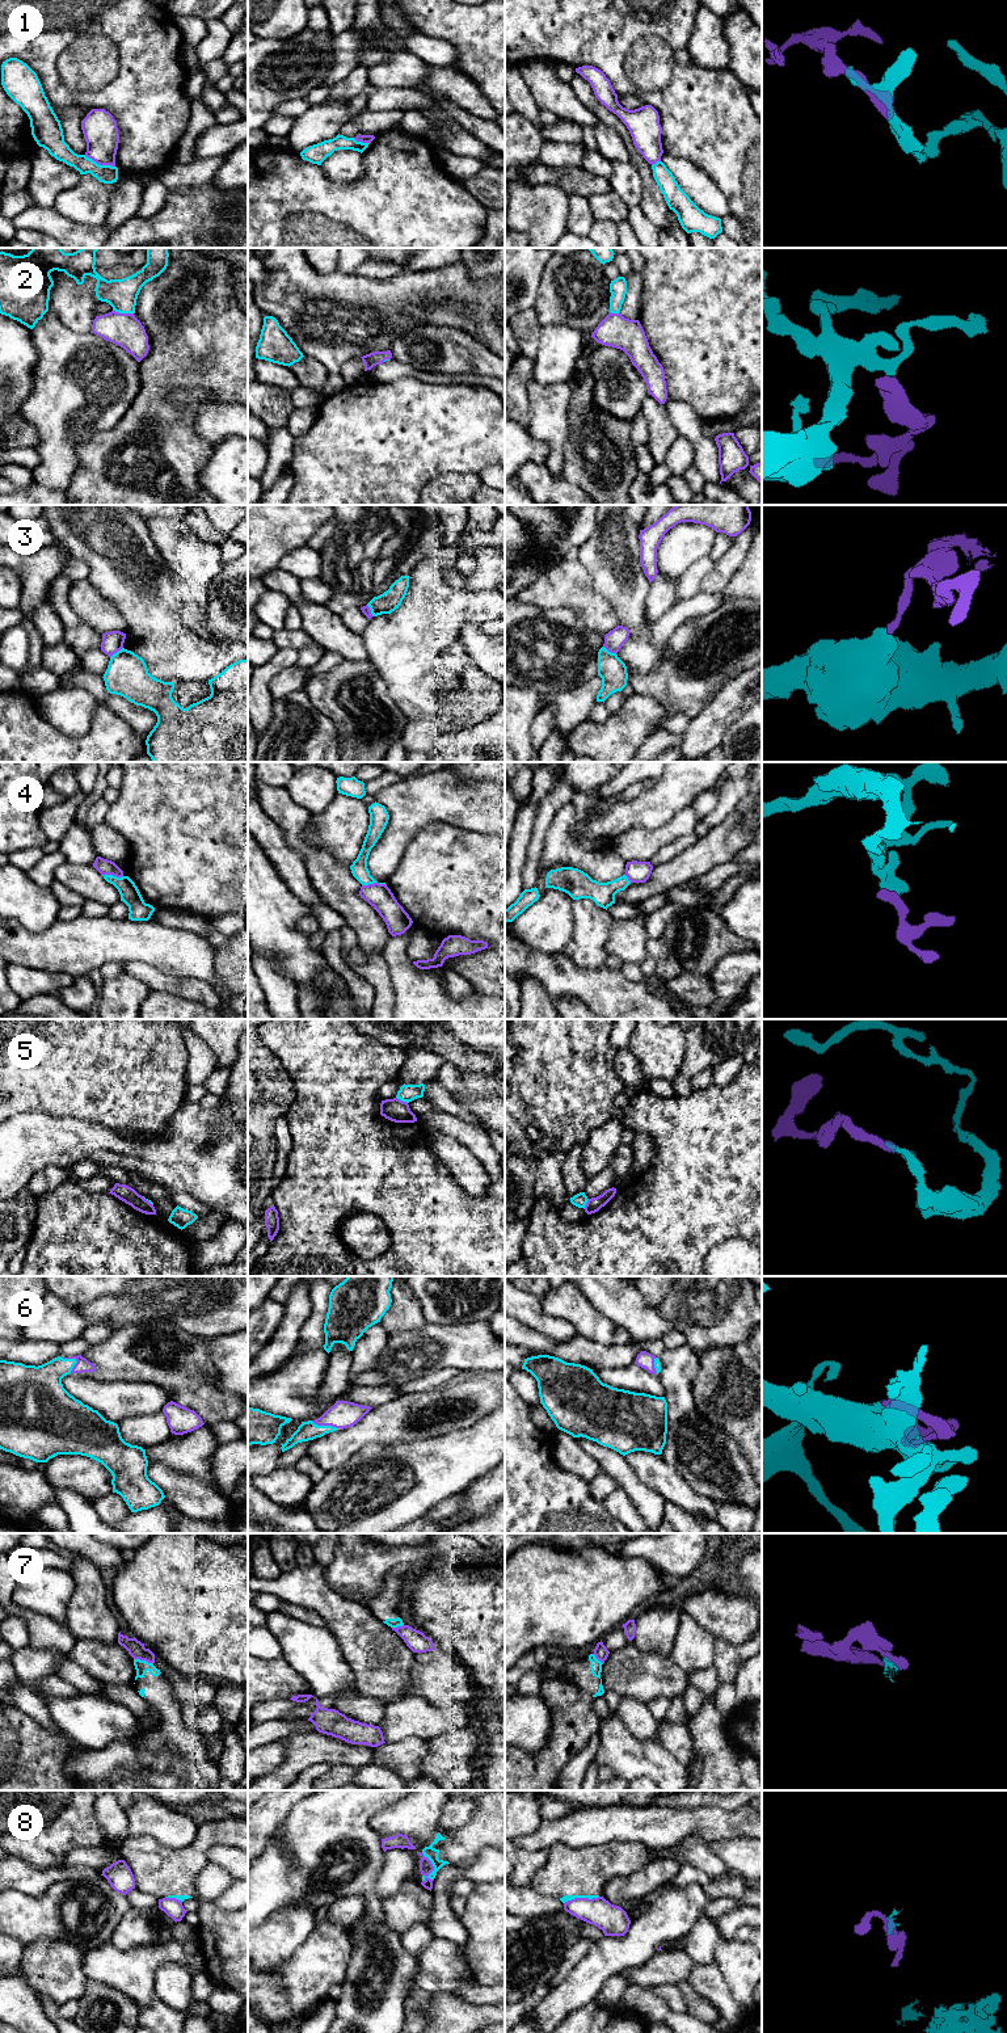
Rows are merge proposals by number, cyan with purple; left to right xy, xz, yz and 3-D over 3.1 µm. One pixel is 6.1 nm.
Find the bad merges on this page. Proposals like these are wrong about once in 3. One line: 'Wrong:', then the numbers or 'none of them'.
Wrong: 1, 3, 4, 5, 7, 8

